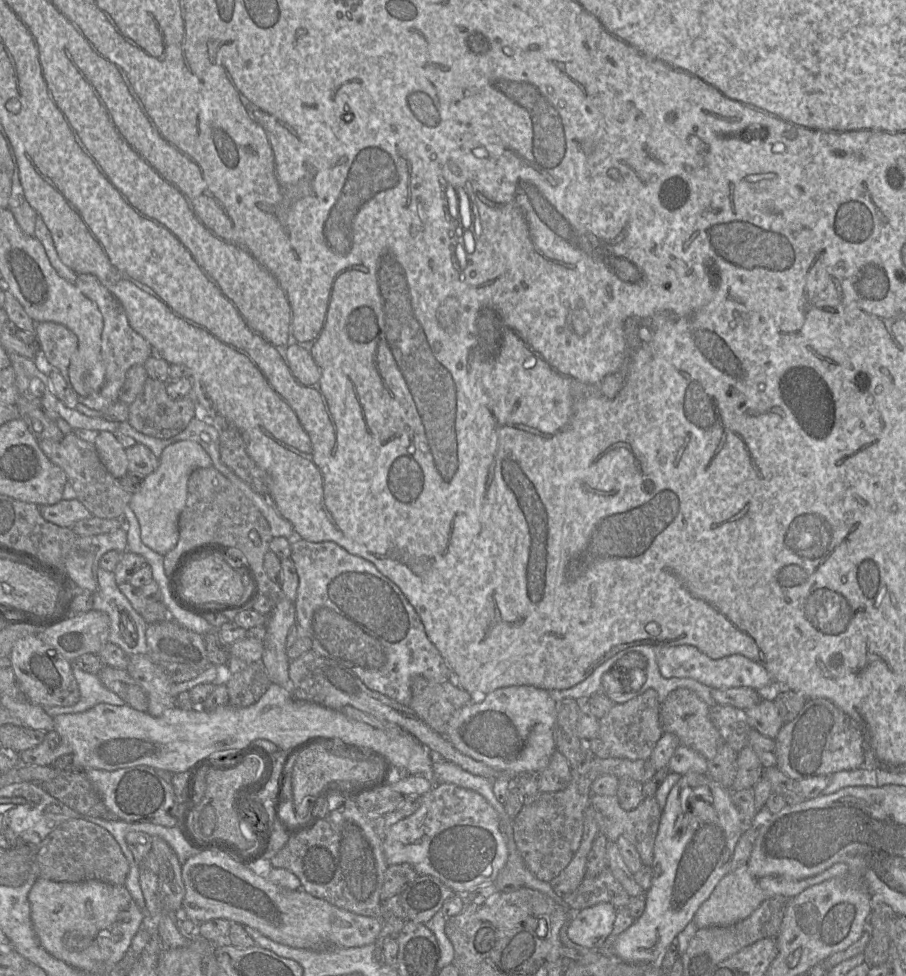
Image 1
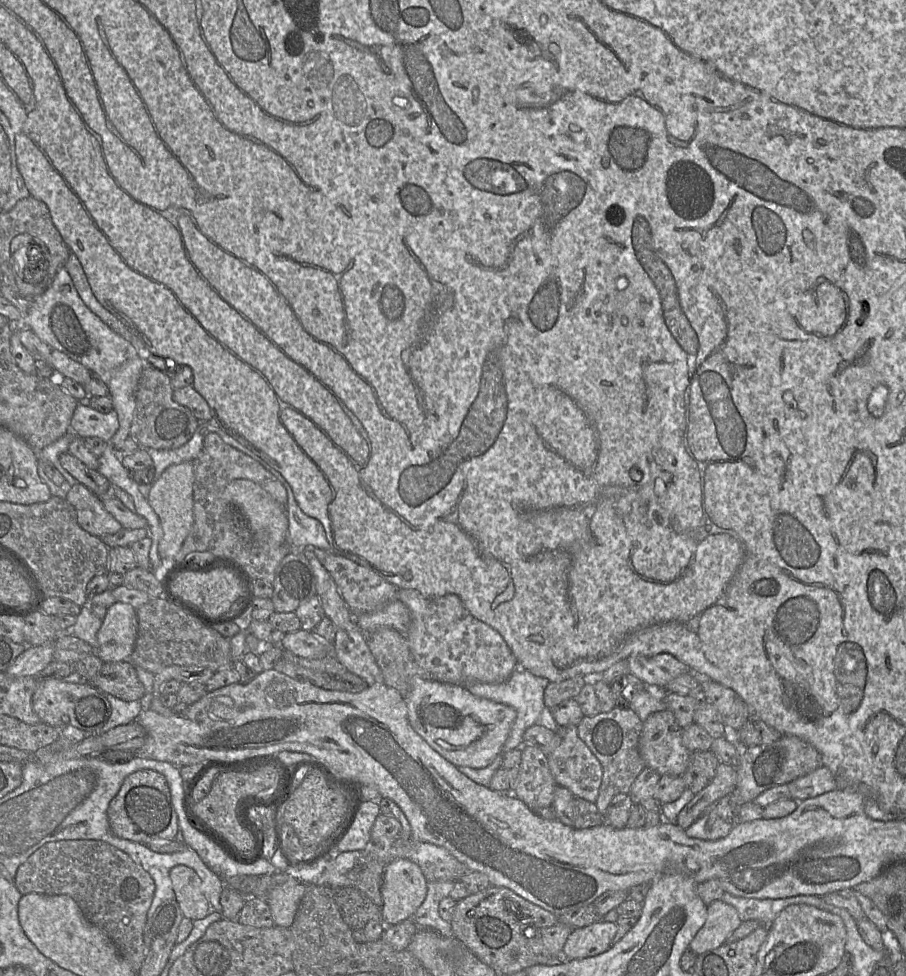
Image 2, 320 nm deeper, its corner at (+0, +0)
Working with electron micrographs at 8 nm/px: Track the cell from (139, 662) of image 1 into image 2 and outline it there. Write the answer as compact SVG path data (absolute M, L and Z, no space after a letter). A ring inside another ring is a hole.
M130 660L104 663L95 677L87 682L127 702L139 701L145 694L144 685Z

